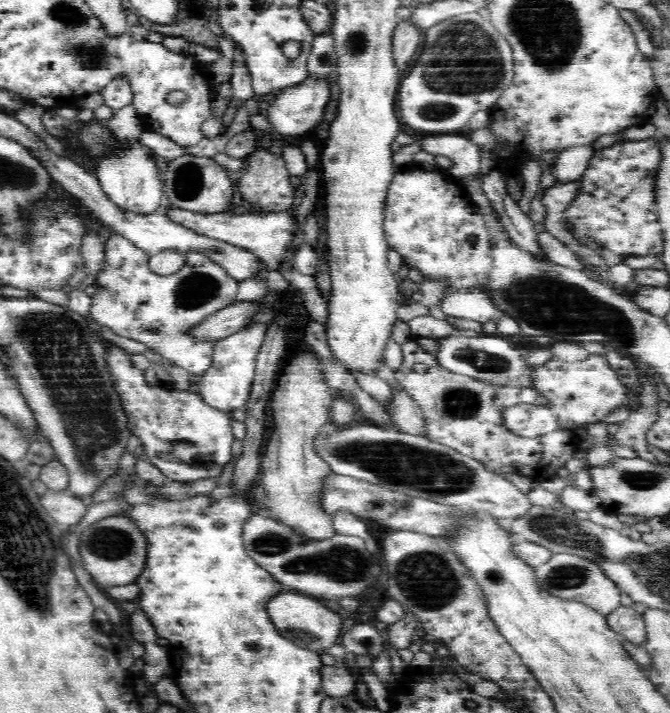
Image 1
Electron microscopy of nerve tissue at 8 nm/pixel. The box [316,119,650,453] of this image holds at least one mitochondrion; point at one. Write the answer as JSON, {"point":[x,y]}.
{"point":[550,303]}

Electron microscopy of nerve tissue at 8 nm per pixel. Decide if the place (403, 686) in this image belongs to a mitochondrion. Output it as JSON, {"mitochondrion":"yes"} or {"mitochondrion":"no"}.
{"mitochondrion":"no"}

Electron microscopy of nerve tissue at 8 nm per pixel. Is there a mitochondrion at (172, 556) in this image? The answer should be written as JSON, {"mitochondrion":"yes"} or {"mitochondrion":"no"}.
{"mitochondrion":"no"}

